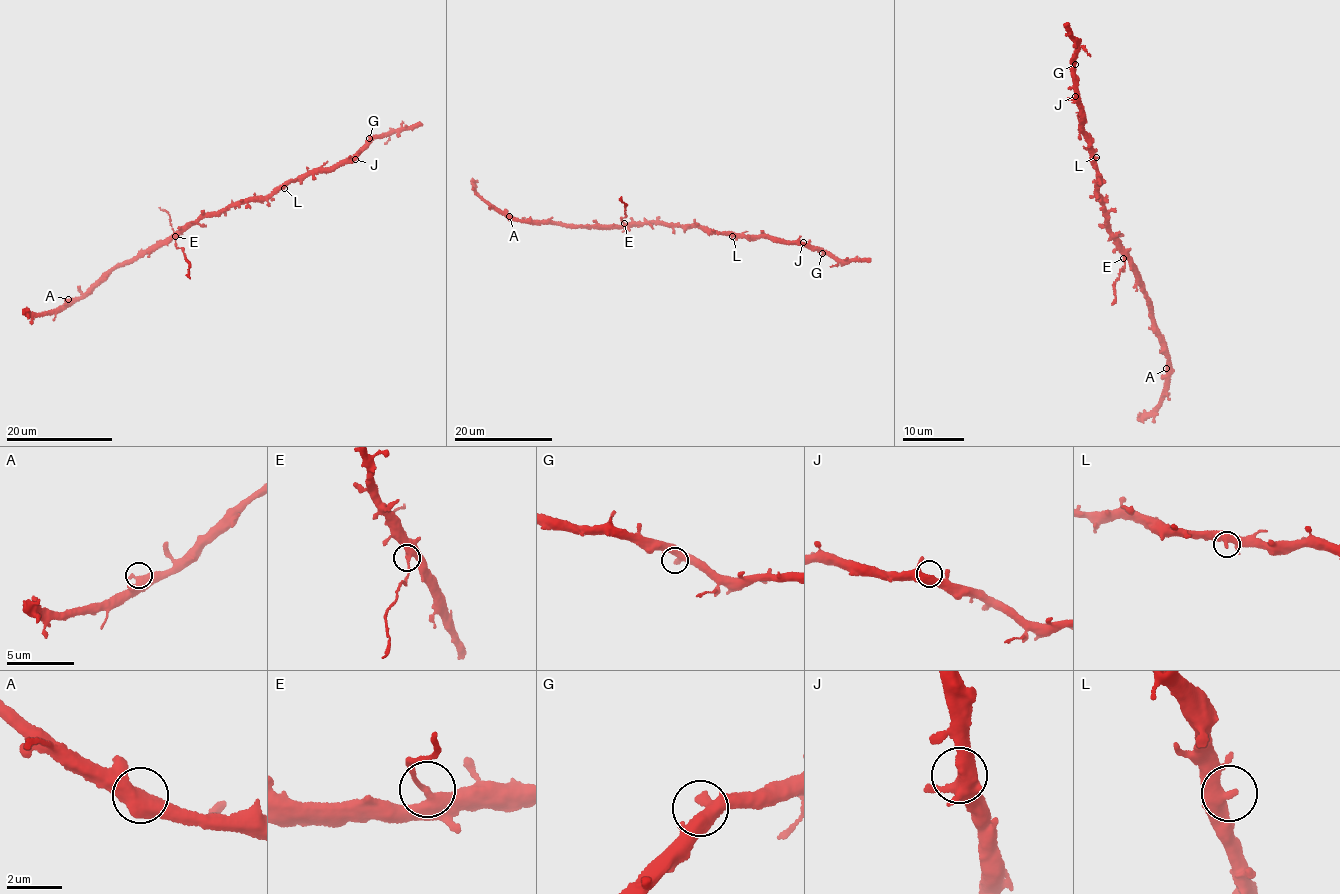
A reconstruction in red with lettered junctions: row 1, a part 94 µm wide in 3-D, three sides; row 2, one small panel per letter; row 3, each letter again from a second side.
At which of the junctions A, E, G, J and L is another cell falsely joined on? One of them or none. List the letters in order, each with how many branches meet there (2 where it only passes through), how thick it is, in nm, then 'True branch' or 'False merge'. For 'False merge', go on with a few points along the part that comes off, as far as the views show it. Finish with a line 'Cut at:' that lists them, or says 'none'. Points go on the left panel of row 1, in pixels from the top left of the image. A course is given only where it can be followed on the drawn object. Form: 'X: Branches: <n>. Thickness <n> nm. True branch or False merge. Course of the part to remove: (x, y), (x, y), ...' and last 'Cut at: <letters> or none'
A: Branches: 3. Thickness 400 nm. True branch
E: Branches: 3. Thickness 360 nm. False merge. Course of the part to remove: (175, 236), (175, 245), (182, 249), (189, 263), (189, 278)
G: Branches: 2. Thickness 400 nm. True branch
J: Branches: 3. Thickness 380 nm. True branch
L: Branches: 3. Thickness 400 nm. True branch
Cut at: E

